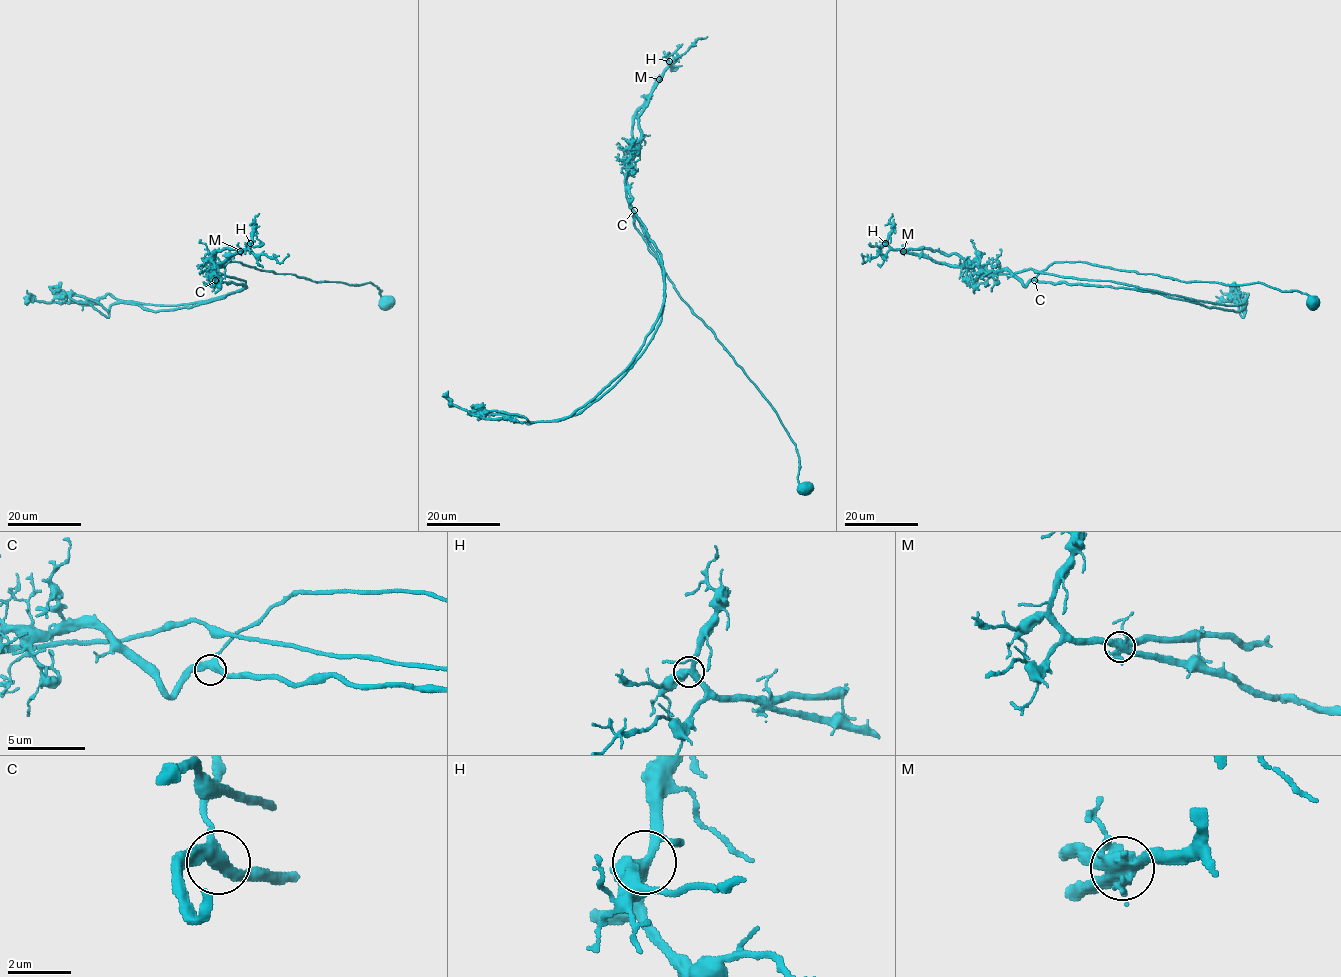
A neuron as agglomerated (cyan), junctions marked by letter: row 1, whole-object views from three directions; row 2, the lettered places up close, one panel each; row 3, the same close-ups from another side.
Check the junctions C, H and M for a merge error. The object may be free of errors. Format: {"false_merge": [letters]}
{"false_merge": ["M"]}

